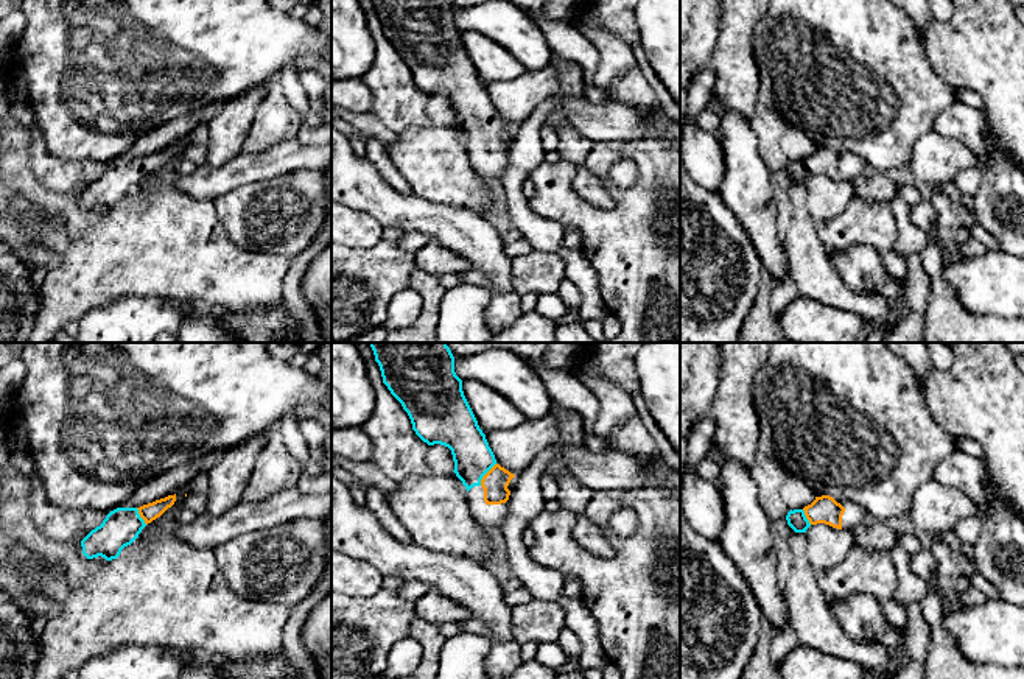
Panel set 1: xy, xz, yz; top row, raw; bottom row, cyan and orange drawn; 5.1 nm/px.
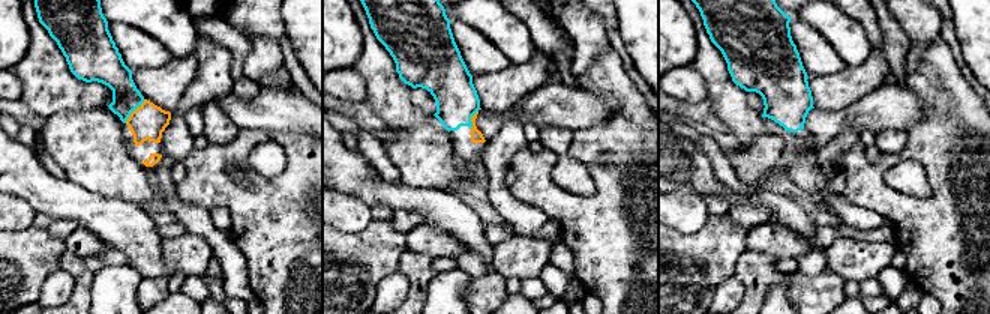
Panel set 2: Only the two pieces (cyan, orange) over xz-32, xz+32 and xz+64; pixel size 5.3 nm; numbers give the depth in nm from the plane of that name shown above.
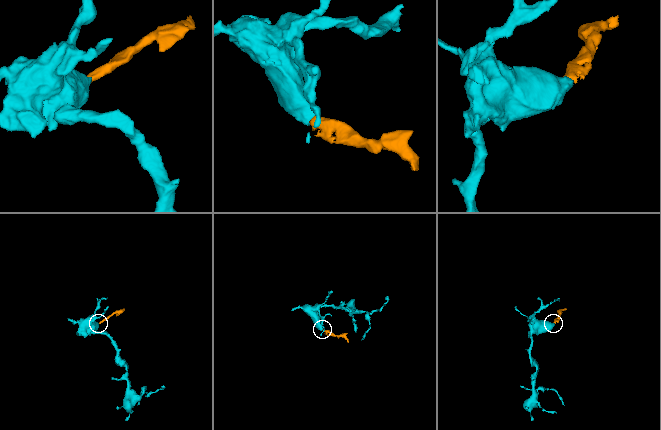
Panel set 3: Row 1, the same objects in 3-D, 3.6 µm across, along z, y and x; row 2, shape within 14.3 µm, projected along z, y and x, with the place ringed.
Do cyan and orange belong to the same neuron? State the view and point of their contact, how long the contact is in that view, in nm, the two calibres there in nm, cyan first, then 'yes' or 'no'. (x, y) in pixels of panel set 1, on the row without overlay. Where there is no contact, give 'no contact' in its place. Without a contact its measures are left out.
meets cyan in xz at (486, 123); contact 150 nm long; 200 nm thick on the cyan side, 140 nm on the other; yes

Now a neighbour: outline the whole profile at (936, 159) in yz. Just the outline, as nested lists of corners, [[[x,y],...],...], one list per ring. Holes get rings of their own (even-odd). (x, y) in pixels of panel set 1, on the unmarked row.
[[[929,131],[917,139],[907,165],[918,181],[938,187],[954,181],[960,171],[976,168],[976,154],[963,142]]]

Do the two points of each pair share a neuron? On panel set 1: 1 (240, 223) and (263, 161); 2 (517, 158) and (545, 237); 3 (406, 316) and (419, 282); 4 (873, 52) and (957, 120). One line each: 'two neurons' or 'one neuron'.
1: two neurons
2: one neuron
3: two neurons
4: two neurons

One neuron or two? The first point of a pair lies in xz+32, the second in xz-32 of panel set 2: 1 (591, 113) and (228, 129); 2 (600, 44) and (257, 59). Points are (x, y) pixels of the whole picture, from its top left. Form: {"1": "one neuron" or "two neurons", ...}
{"1": "two neurons", "2": "one neuron"}

